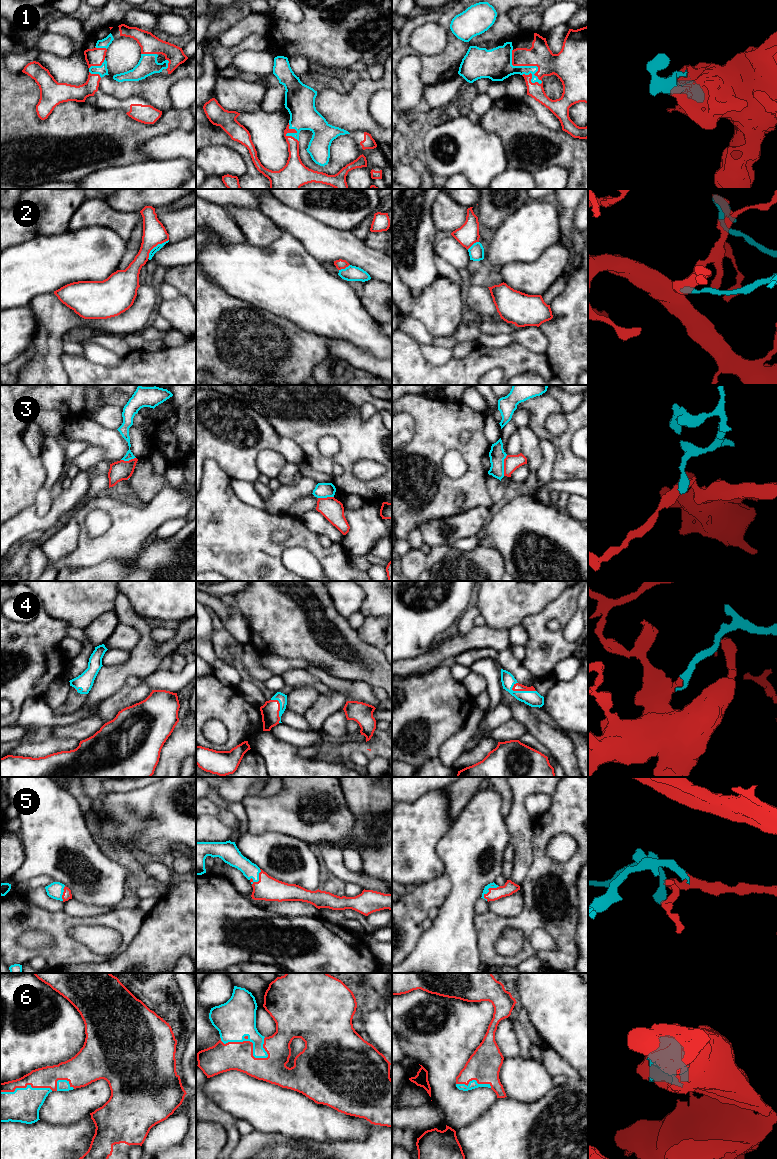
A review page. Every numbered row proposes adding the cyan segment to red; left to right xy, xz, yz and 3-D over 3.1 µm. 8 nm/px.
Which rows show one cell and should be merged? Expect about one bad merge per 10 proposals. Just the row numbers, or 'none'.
1, 4, 5, 6

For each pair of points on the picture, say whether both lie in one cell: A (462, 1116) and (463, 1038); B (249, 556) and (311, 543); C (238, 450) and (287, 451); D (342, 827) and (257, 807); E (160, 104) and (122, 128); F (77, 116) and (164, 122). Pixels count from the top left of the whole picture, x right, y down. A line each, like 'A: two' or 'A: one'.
A: one
B: one
C: one
D: one
E: two
F: one

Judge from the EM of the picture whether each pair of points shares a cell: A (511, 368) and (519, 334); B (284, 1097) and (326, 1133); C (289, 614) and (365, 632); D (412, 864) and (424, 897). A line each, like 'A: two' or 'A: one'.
A: two
B: one
C: two
D: two

